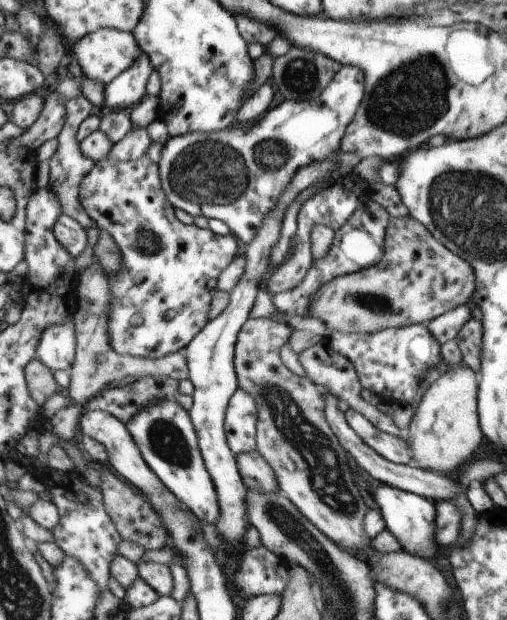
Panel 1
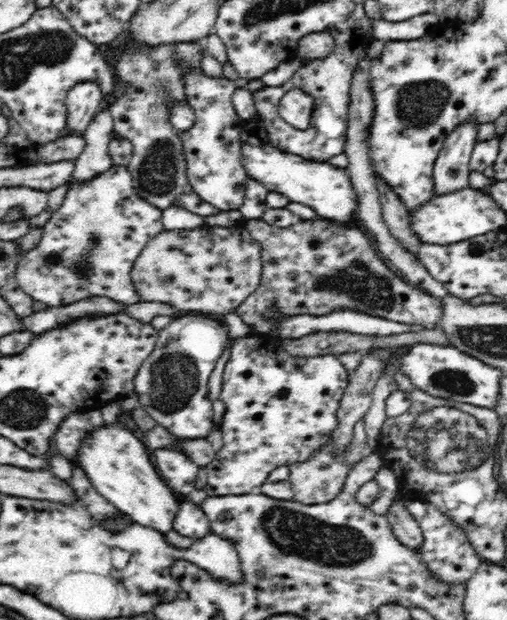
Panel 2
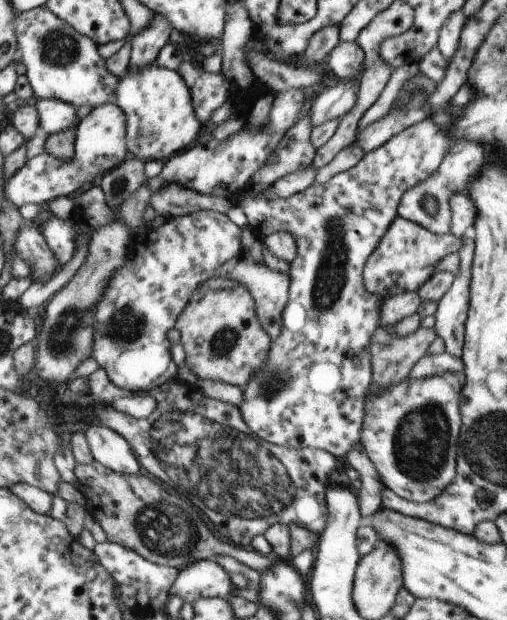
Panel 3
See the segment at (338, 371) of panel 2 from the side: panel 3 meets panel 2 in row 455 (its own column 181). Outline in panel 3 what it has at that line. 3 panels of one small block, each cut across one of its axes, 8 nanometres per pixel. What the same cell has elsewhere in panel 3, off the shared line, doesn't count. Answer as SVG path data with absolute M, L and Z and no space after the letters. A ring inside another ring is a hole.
M197 210L191 214L170 217L157 228L142 227L131 235L125 264L111 276L101 300L93 304L93 342L91 358L107 374L107 378L126 392L145 393L160 384L175 380L176 366L169 355L169 341L165 334L175 326L177 316L191 298L191 292L205 280L213 277L213 270L240 248L241 229L224 213L213 210Z

